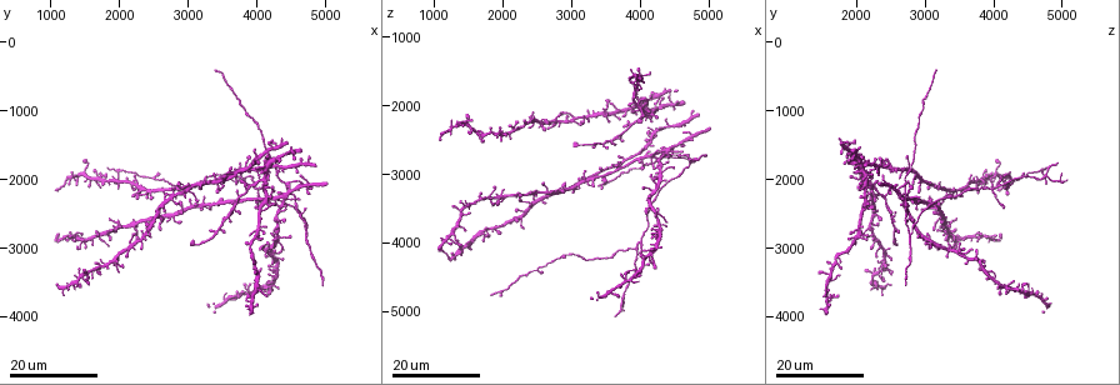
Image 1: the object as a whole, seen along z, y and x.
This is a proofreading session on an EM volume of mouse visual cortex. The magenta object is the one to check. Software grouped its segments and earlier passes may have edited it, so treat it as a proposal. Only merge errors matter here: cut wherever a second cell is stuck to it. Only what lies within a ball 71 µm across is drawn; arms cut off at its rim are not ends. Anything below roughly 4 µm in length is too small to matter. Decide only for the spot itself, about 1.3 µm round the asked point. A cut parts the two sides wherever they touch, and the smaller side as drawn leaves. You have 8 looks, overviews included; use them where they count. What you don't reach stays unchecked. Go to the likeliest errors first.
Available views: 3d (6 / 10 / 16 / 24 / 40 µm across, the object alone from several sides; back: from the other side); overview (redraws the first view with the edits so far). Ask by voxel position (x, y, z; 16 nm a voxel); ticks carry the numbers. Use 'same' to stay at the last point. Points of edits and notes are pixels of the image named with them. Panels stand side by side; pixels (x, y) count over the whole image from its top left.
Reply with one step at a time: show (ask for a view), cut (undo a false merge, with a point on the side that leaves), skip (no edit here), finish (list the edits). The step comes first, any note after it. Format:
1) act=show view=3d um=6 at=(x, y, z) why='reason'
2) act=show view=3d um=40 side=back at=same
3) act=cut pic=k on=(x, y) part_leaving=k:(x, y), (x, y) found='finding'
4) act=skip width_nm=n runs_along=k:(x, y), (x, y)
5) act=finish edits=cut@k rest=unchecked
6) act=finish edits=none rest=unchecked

act=show view=3d um=24 at=(4700, 2800, 2800) why='three-way junction'

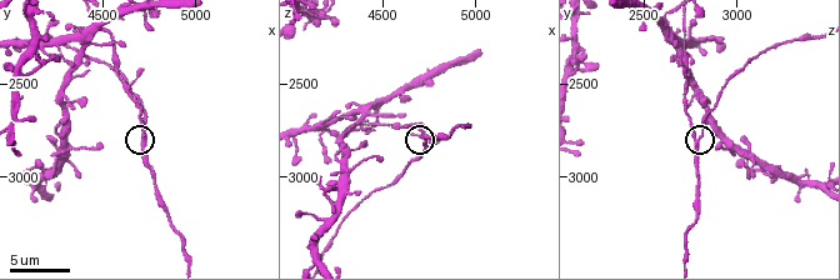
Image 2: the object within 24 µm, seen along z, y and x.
act=show view=3d um=10 at=(4740, 2780, 2820)

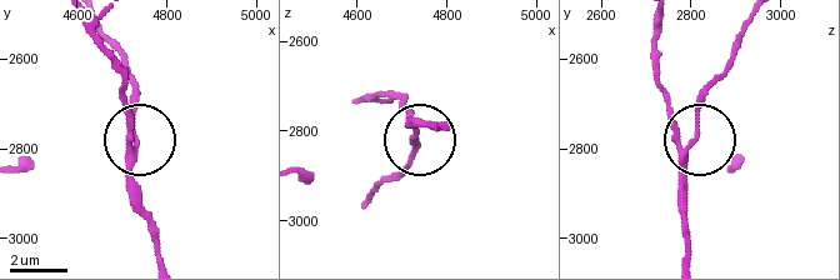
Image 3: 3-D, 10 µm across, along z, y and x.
act=skip width_nm=180 runs_along=3:(659, 23), (653, 66), (669, 116), (693, 140), (680, 206) found='all the same cell'

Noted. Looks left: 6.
act=show view=3d um=24 at=(4750, 2050, 2400) why='three arms meet'

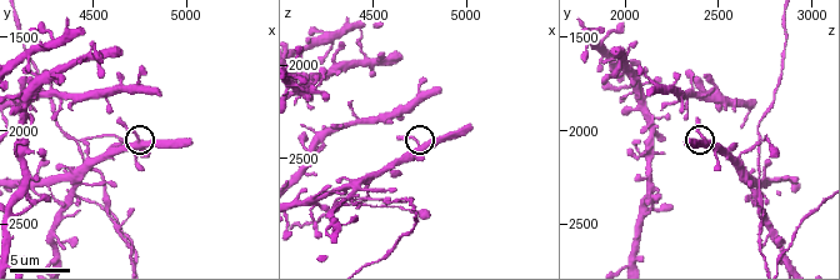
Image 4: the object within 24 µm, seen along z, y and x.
act=show view=3d um=6 at=(4740, 2040, 2420) why='zoom in'

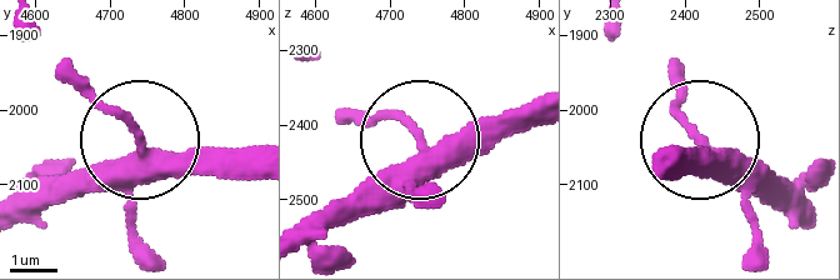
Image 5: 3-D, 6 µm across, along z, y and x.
act=skip side_arm_um=5 runs_along=5:(24, 215), (84, 195), (144, 148), (251, 151) found='all the same cell'

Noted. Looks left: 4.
act=show view=3d um=16 at=(4340, 2400, 2700) why='four-way junction'

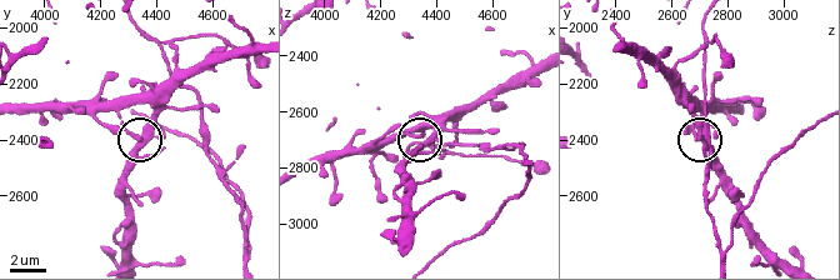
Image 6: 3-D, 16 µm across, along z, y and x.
act=skip side_arm_um=56 runs_along=6:(186, 71), (124, 176) found='continuous, no second cell'

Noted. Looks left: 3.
act=show view=3d um=24 at=(4250, 3100, 3550) why='looks like a crossing'

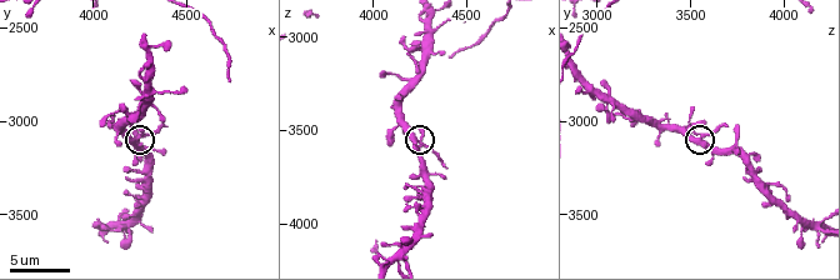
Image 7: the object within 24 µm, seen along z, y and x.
act=show view=3d um=6 at=(4240, 3100, 3580)

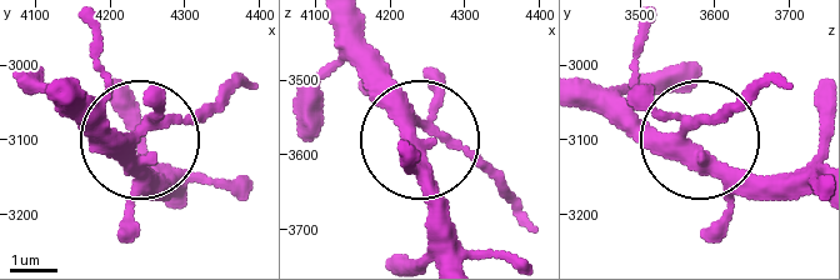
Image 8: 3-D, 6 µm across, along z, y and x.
act=skip width_nm=310 runs_along=8:(75, 89), (135, 140), (195, 120), (239, 80) found='all the same cell'

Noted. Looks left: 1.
act=finish edits=none rest=unchecked

